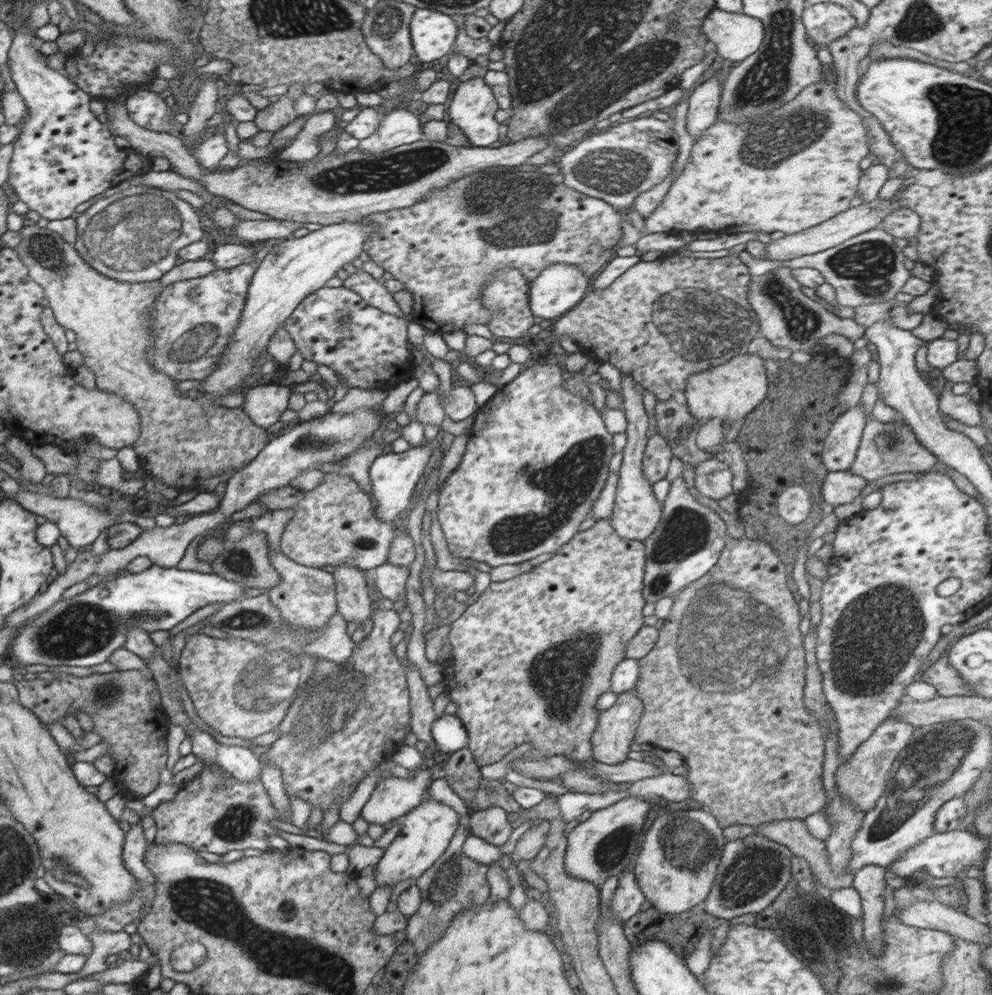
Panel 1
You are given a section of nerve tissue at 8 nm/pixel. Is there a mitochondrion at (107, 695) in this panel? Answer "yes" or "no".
yes

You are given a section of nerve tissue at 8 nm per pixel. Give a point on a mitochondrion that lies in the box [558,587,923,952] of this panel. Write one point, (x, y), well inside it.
(687, 845)

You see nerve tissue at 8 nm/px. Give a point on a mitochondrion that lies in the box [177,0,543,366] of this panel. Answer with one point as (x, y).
(386, 174)

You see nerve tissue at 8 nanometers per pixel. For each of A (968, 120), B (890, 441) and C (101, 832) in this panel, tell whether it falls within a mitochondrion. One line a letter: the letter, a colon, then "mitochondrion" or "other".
A: mitochondrion
B: mitochondrion
C: other

